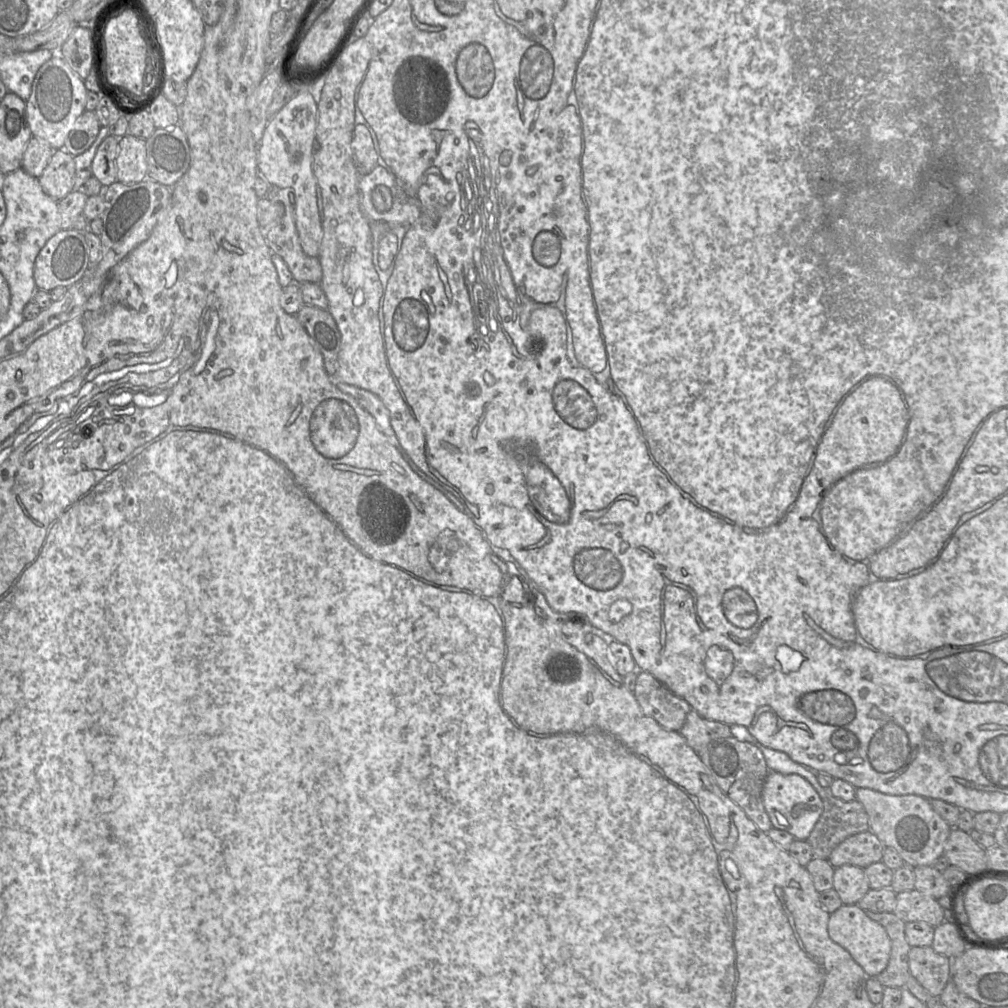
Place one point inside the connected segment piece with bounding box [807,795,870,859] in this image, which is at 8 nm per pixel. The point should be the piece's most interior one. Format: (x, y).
(840, 819)

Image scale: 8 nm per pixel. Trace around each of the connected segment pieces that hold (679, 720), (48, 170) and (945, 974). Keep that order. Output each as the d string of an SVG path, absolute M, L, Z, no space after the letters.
M638 671L632 693L642 712L668 731L679 731L692 709L686 700L675 695L646 671Z
M64 149L55 150L39 177L39 183L49 197L59 202L73 191L75 183L74 157Z
M932 946L911 947L908 953L909 973L934 998L951 980L951 959L934 951Z

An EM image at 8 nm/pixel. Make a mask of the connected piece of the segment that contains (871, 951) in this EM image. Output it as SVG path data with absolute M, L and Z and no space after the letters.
M843 904L830 914L828 934L833 942L851 955L868 977L875 978L887 967L891 951L891 942L887 932L881 924L870 919L857 904Z

